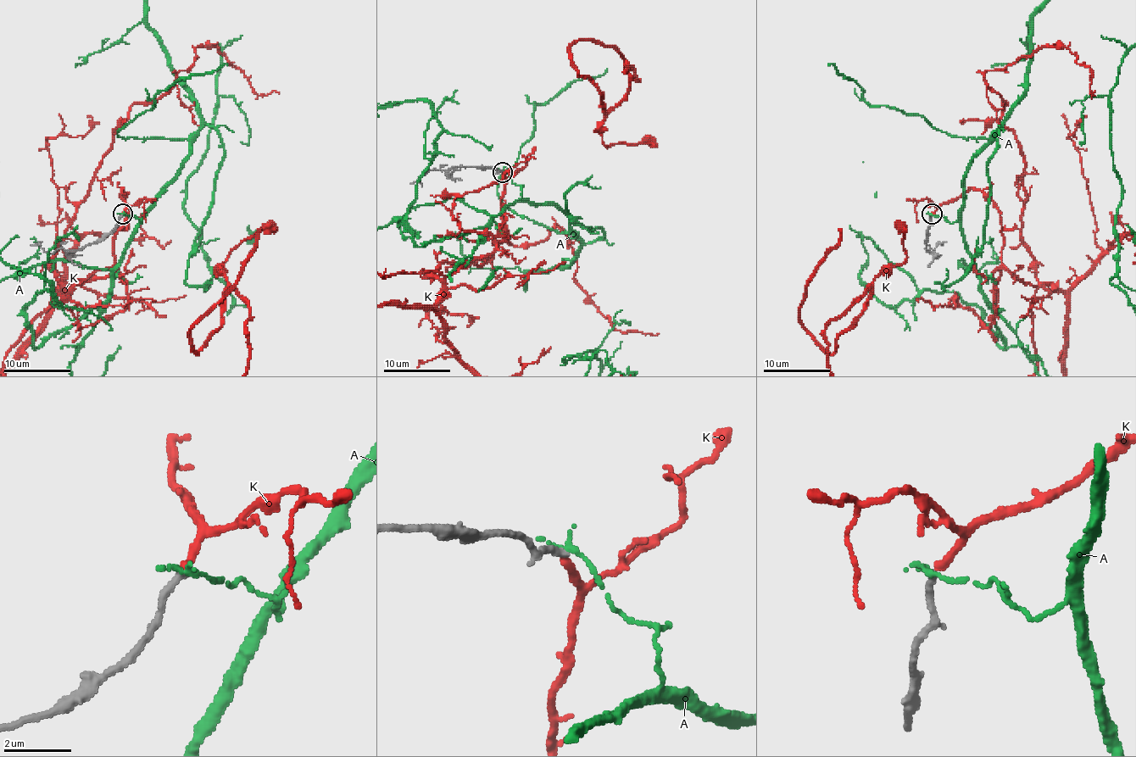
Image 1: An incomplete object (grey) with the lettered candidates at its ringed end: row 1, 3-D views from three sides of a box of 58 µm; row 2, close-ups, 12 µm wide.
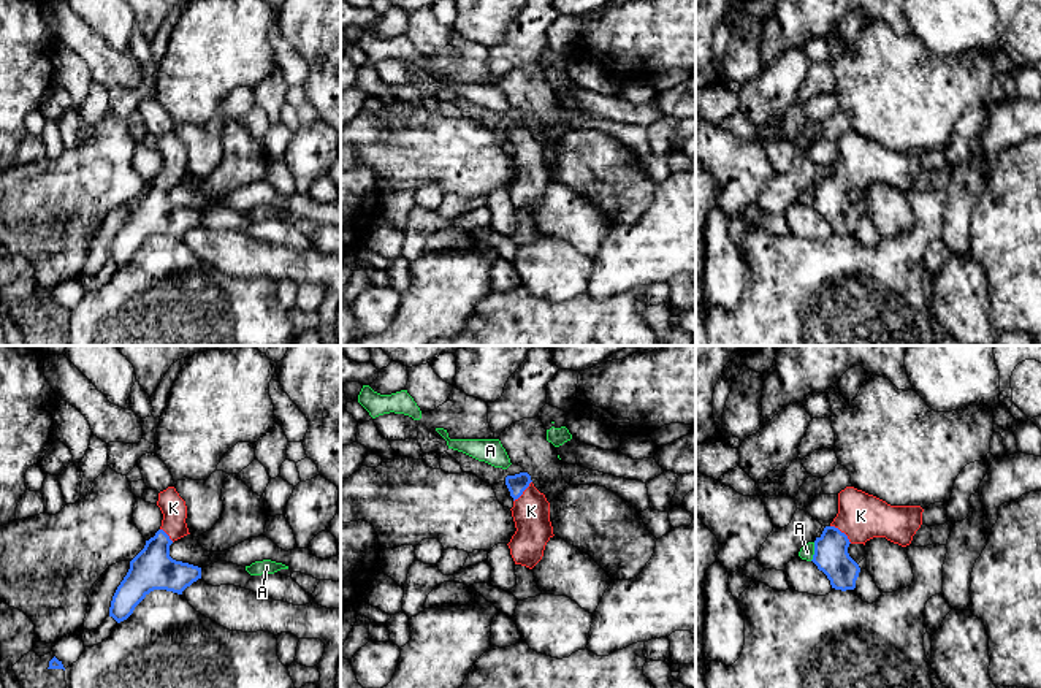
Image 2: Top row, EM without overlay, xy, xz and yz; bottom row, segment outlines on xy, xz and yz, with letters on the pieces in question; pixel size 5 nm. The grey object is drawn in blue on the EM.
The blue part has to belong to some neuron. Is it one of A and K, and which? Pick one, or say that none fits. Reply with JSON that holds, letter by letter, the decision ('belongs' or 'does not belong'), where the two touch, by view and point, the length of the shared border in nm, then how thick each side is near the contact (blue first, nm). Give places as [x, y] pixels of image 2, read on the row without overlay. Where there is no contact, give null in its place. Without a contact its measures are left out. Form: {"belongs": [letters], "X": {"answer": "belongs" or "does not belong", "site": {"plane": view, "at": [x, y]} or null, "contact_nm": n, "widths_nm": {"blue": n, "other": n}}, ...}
{"belongs": ["K"], "A": {"answer": "does not belong", "site": {"plane": "yz", "at": [815, 197]}, "contact_nm": 100, "widths_nm": {"blue": 180, "other": 70}}, "K": {"answer": "belongs", "site": {"plane": "yz", "at": [840, 176]}, "contact_nm": 140, "widths_nm": {"blue": 180, "other": 240}}}

